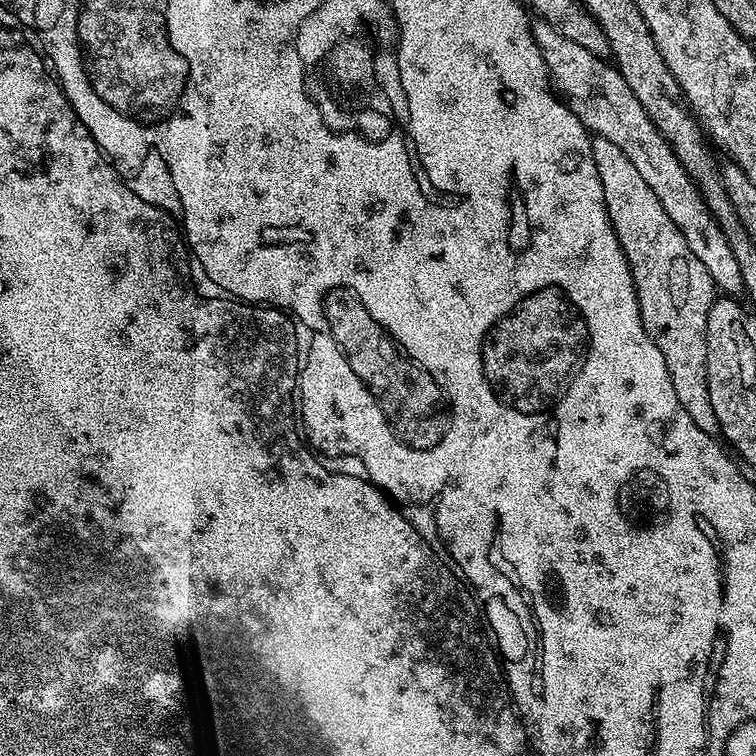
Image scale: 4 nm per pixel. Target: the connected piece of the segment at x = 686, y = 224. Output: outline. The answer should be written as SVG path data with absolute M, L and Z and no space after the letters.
M542 18L533 23L532 37L534 42L538 42L538 50L548 67L549 81L578 122L582 122L589 133L614 142L614 146L618 146L618 150L622 150L622 154L634 162L646 186L654 190L654 198L658 198L666 214L670 214L670 222L674 222L674 226L678 226L686 238L686 246L690 246L694 258L706 266L717 289L723 295L739 297L744 290L742 270L738 270L738 262L730 250L726 234L722 234L718 222L710 214L702 194L696 189L690 174L686 174L682 162L678 162L670 142L666 142L654 122L650 122L646 110L642 110L642 102L634 98L634 90L626 86L626 78L622 78L620 71L607 59L590 54L586 46L578 46L578 42L566 38Z

